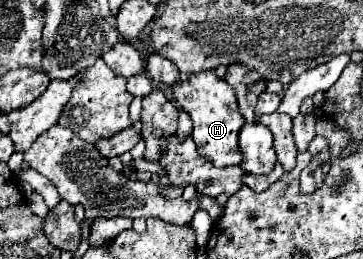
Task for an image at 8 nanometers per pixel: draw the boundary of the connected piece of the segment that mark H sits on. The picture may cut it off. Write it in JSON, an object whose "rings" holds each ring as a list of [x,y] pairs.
{"rings":[[[202,70],[196,74],[188,74],[180,82],[172,86],[172,98],[178,102],[178,106],[190,114],[194,122],[192,138],[200,148],[200,154],[206,158],[212,158],[214,166],[234,166],[242,162],[242,156],[238,152],[238,132],[244,124],[244,118],[238,112],[236,94],[228,86],[228,82],[220,80],[214,70]]]}

